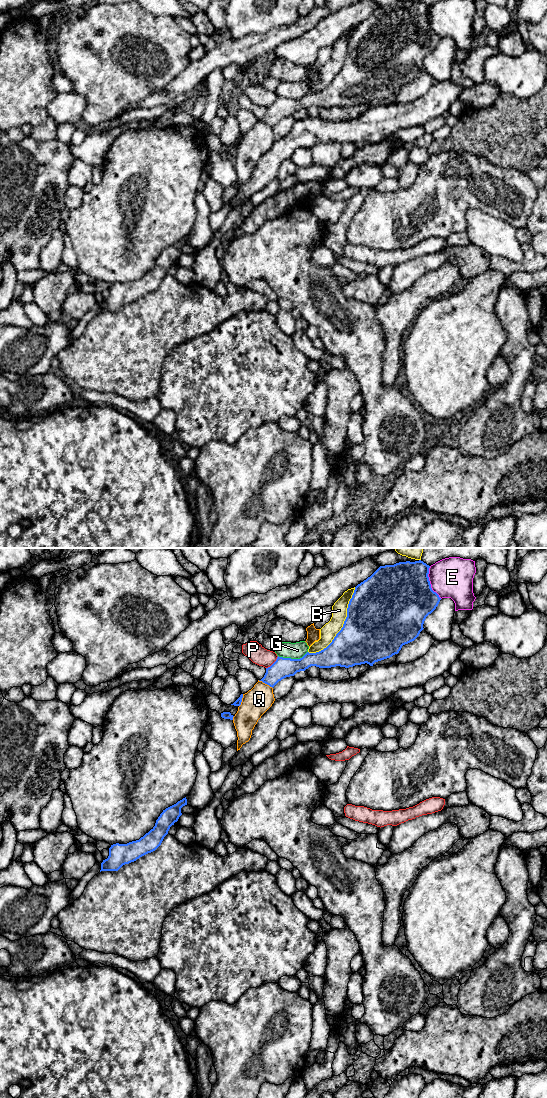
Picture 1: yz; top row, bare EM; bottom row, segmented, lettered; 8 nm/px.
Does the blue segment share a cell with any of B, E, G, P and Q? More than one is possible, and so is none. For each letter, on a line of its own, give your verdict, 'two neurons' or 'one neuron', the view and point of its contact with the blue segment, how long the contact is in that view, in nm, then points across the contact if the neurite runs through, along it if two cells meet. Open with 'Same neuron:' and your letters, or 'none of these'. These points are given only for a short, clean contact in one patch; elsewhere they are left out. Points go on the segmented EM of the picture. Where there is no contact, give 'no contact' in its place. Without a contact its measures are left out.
Same neuron: none of these
B: two neurons | yz (343, 625) | 650 nm
E: two neurons | yz (429, 582) | 280 nm
G: two neurons | yz (292, 659) | 240 nm | along yz (307, 651), (299, 658), (283, 658), (278, 656)
P: two neurons | yz (273, 663) | 140 nm
Q: two neurons | yz (265, 683) | 140 nm

